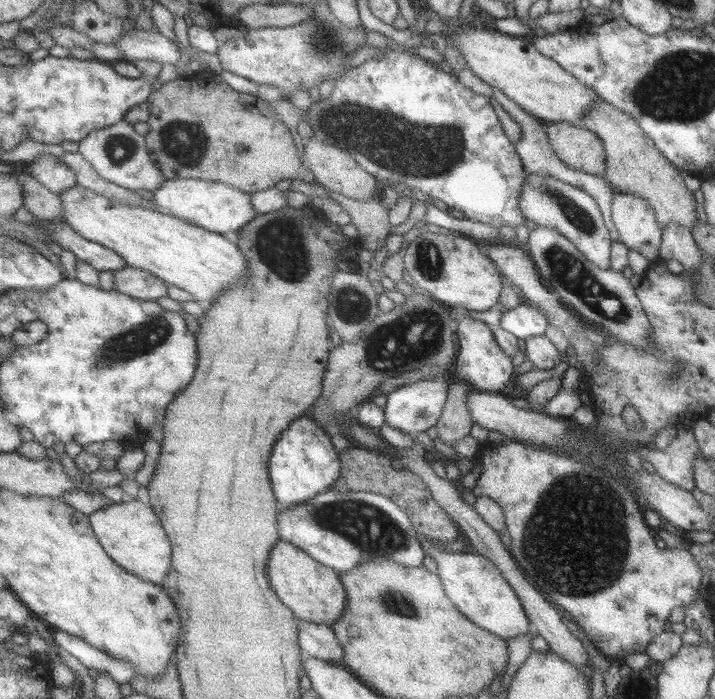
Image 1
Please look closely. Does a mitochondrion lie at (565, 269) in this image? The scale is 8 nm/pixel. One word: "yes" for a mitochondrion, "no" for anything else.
yes

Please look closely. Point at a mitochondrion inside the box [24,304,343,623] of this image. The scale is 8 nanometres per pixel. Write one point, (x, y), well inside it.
(149, 334)

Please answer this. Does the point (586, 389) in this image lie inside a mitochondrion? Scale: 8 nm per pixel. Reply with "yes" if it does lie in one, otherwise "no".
no

